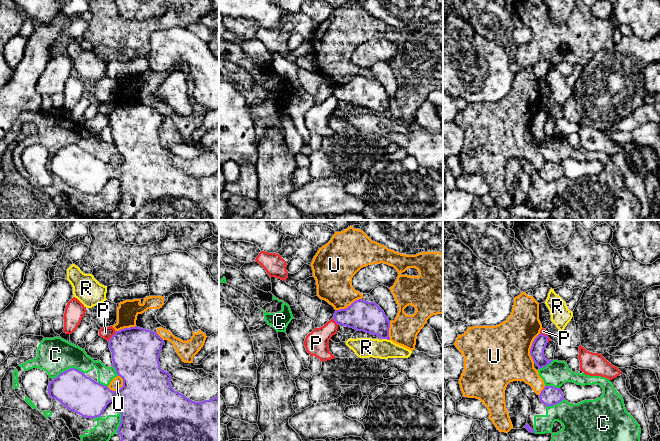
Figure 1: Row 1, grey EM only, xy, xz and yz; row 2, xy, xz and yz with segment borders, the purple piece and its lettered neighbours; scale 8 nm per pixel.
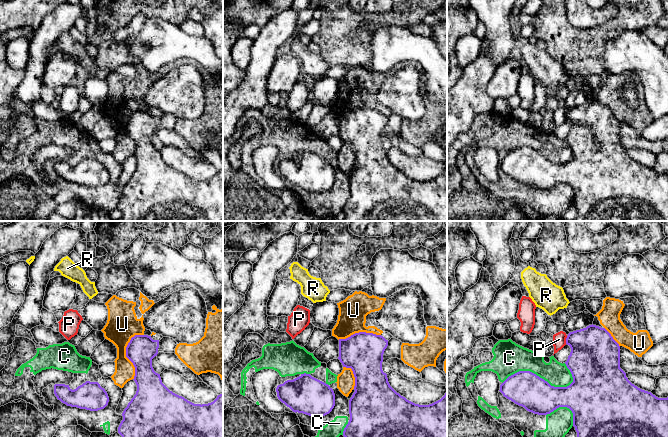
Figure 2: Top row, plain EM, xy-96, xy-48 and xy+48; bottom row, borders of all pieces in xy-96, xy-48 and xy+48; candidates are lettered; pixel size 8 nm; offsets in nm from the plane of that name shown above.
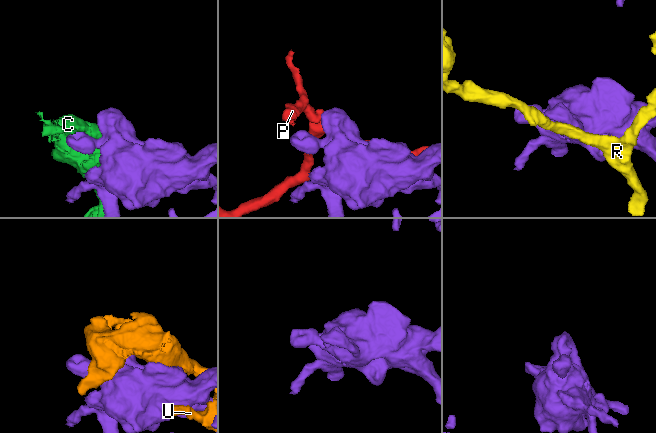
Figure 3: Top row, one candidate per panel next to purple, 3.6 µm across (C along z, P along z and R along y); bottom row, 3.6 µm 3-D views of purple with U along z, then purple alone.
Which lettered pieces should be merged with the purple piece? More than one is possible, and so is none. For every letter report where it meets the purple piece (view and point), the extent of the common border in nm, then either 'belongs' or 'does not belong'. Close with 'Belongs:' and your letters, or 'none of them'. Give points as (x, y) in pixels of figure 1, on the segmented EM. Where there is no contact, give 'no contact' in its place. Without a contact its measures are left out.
C: meets purple in xy at (68, 369); contact 260 nm long; does not belong
P: meets purple in xy at (112, 336); contact 110 nm long; does not belong
R: meets purple in xz at (386, 338); contact 70 nm long; does not belong
U: meets purple in yz at (531, 348); contact 240 nm long; does not belong
Belongs: none of them

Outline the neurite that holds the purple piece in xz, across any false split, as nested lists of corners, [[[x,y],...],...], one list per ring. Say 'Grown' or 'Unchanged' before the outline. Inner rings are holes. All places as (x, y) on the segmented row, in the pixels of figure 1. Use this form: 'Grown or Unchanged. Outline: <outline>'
Unchanged. Outline: [[[358,299],[345,309],[336,310],[333,319],[338,325],[390,340],[390,321],[375,302]]]

